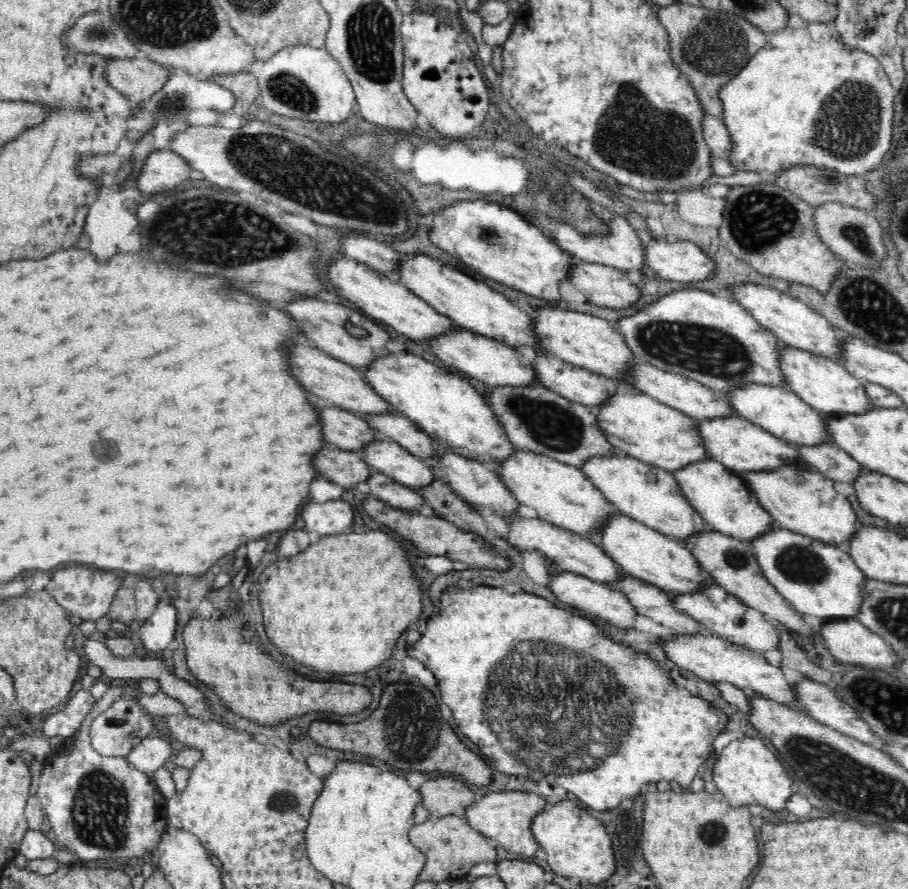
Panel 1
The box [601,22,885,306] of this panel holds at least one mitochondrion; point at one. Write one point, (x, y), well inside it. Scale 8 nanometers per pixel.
(757, 219)

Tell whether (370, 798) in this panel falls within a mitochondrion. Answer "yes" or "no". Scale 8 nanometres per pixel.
no

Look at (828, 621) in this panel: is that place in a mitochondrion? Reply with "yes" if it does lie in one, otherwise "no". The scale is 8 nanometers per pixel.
no

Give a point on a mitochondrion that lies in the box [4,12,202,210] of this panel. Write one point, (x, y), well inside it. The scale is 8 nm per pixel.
(95, 32)

